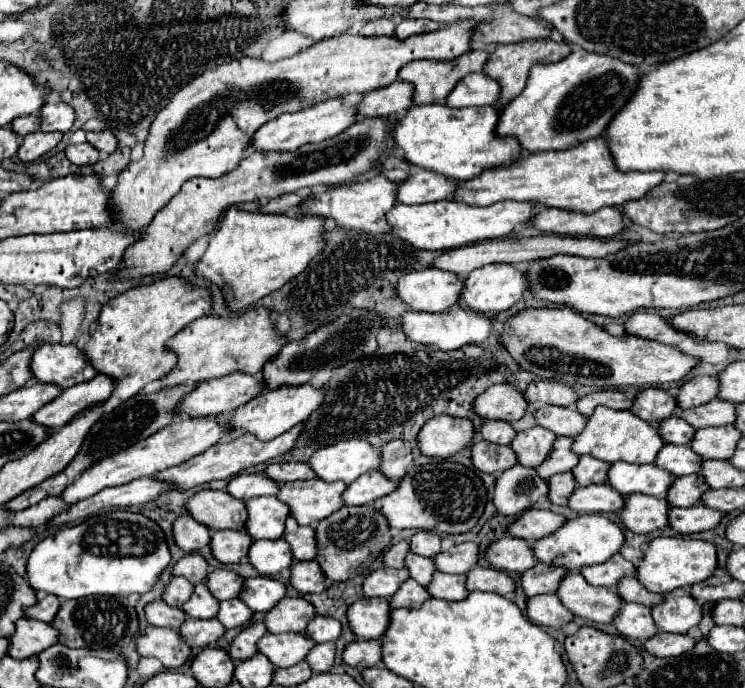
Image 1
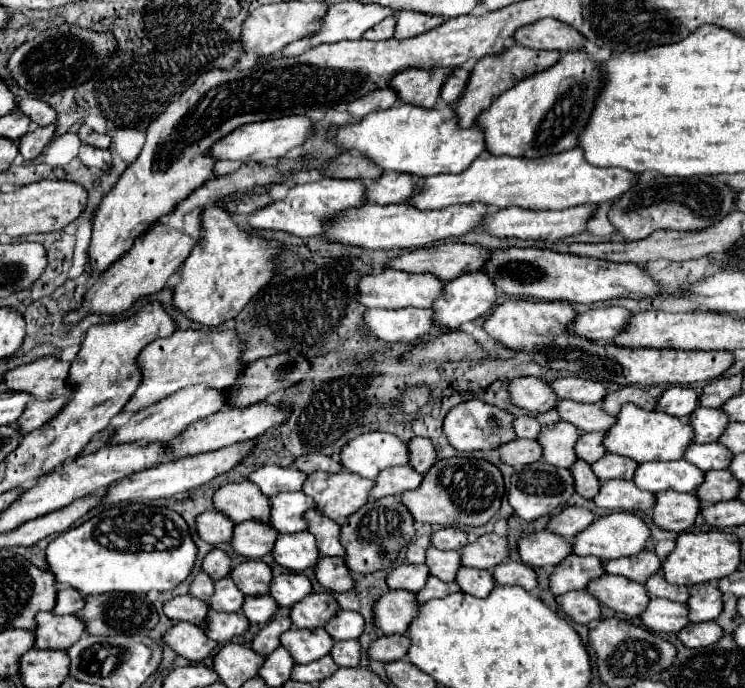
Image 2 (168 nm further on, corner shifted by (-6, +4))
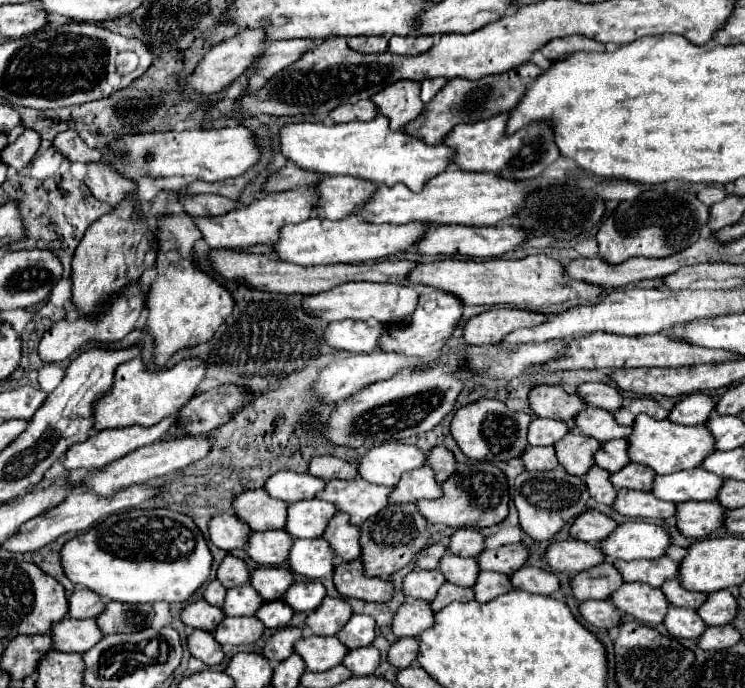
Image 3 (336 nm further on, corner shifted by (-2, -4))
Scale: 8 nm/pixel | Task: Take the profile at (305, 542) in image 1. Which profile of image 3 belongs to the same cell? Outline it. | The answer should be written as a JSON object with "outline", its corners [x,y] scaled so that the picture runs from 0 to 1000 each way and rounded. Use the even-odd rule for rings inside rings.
{"outline":[[[450,746],[447,757],[442,757],[434,783],[444,792],[447,804],[458,815],[474,815],[485,807],[482,795],[482,766],[468,763],[468,751],[463,746]]]}

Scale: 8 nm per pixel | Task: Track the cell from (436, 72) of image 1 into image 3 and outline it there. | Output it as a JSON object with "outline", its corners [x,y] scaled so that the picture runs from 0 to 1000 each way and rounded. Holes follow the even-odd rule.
{"outline":[[[533,118],[533,124],[522,124],[498,144],[509,156],[509,164],[525,173],[525,188],[541,188],[549,176],[565,167],[568,147],[562,135],[565,135],[565,121]]]}

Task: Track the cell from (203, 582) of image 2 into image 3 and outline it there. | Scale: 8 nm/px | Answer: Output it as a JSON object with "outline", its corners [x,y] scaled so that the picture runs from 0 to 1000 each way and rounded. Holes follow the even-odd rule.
{"outline":[[[291,842],[283,844],[283,847],[275,853],[275,859],[272,859],[272,871],[275,871],[278,876],[283,876],[283,879],[297,882],[297,879],[299,879],[299,871],[302,871],[302,853],[299,853]]]}

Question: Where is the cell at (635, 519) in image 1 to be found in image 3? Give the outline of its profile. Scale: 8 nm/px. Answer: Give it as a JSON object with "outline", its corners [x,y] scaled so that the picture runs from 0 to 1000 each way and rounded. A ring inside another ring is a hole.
{"outline":[[[919,728],[919,734],[909,734],[909,751],[906,766],[919,781],[946,781],[957,769],[970,763],[970,746],[973,740],[965,731],[949,731],[949,728]]]}

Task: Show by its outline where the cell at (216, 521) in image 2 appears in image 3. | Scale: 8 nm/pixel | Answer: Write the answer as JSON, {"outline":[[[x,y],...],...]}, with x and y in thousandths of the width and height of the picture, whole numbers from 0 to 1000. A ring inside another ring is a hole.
{"outline":[[[291,749],[281,757],[281,783],[299,801],[329,795],[337,769],[313,749]]]}

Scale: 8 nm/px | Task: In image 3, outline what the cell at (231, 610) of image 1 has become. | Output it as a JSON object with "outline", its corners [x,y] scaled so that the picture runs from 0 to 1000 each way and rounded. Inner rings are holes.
{"outline":[[[361,874],[356,879],[350,879],[350,885],[345,885],[342,897],[358,911],[358,914],[374,914],[383,911],[391,903],[391,894],[396,888],[380,876],[380,874]]]}

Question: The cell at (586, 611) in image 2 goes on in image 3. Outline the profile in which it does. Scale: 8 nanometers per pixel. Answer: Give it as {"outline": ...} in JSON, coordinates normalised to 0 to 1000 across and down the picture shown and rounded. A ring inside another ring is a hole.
{"outline":[[[812,871],[812,874],[783,874],[777,876],[777,891],[780,897],[804,914],[820,914],[831,908],[831,888]]]}

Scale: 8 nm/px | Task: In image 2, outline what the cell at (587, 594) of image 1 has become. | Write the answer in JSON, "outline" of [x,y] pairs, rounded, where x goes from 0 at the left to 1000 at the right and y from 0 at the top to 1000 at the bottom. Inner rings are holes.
{"outline":[[[812,836],[801,844],[793,844],[791,862],[796,862],[796,868],[807,874],[807,879],[844,897],[855,897],[858,891],[863,891],[871,876],[866,850],[834,836]]]}

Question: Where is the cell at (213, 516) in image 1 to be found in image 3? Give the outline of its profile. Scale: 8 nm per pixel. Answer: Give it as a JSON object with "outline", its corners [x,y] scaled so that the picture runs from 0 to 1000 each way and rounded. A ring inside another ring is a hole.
{"outline":[[[353,711],[321,717],[313,725],[313,743],[340,772],[380,769],[385,754],[385,731],[361,722]]]}

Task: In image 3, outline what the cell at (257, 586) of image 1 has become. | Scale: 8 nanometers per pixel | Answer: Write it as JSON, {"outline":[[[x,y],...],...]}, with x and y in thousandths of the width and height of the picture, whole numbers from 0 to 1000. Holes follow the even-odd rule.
{"outline":[[[404,844],[393,847],[383,859],[380,874],[401,891],[415,891],[434,874],[434,868],[436,868],[436,853],[428,844]]]}

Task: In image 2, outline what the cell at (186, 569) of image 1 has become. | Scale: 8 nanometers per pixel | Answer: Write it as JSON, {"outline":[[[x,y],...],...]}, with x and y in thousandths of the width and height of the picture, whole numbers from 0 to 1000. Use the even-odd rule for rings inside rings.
{"outline":[[[286,798],[272,815],[272,830],[281,833],[289,844],[297,839],[305,839],[310,833],[310,827],[313,827],[313,818],[310,818],[307,807],[297,798]]]}

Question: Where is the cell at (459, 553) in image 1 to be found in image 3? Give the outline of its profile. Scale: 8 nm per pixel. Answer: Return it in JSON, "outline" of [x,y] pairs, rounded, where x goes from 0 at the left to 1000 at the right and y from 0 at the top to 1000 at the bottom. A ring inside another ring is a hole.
{"outline":[[[702,789],[670,795],[670,798],[651,798],[640,807],[640,818],[646,830],[667,830],[678,836],[686,836],[694,827],[699,827],[705,821],[705,813],[707,813],[707,798]]]}

